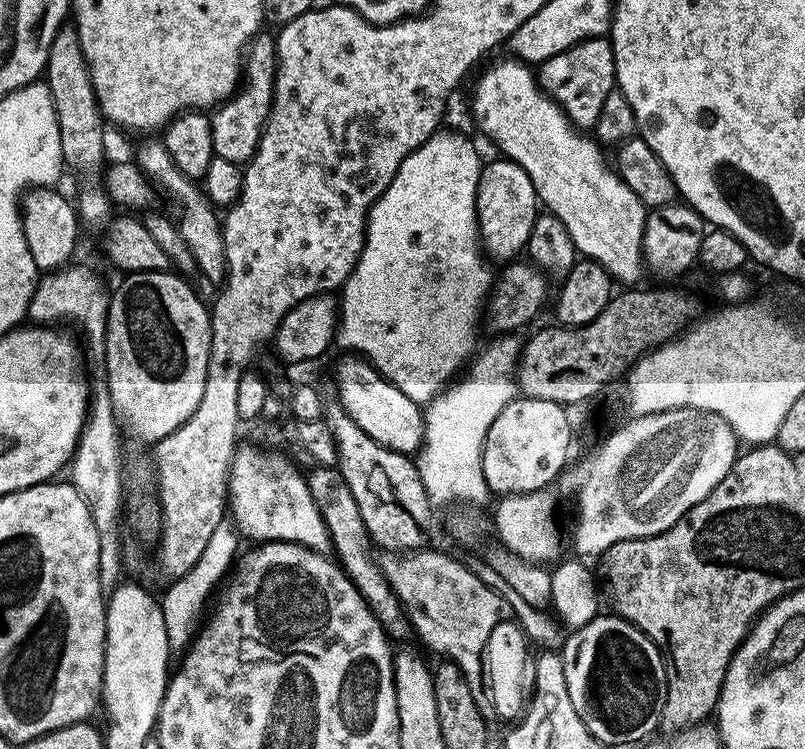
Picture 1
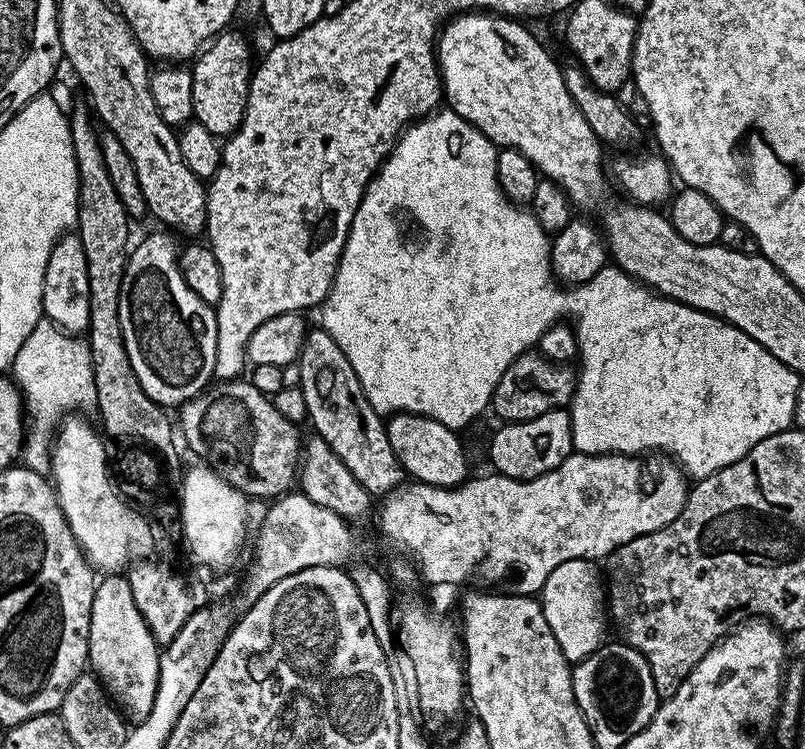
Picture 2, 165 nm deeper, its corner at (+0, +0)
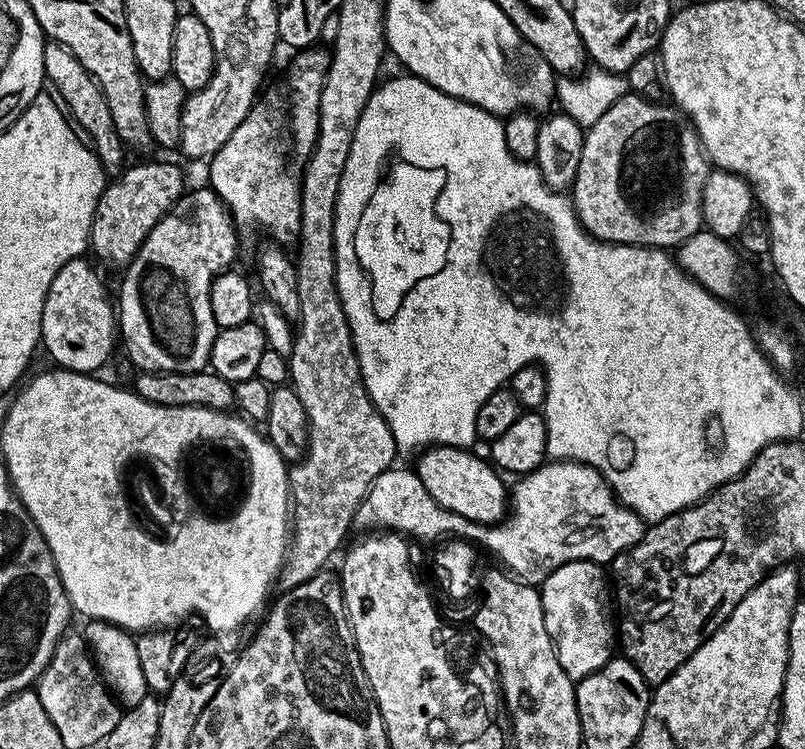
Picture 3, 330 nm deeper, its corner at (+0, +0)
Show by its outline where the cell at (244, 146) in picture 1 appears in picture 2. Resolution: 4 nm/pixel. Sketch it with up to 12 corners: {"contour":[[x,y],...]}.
{"contour":[[240,32],[213,36],[191,65],[195,123],[227,138],[254,71]]}

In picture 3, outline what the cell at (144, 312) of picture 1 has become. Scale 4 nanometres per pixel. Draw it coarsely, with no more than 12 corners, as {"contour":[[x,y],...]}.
{"contour":[[185,191],[123,269],[141,372],[203,372],[238,228]]}

